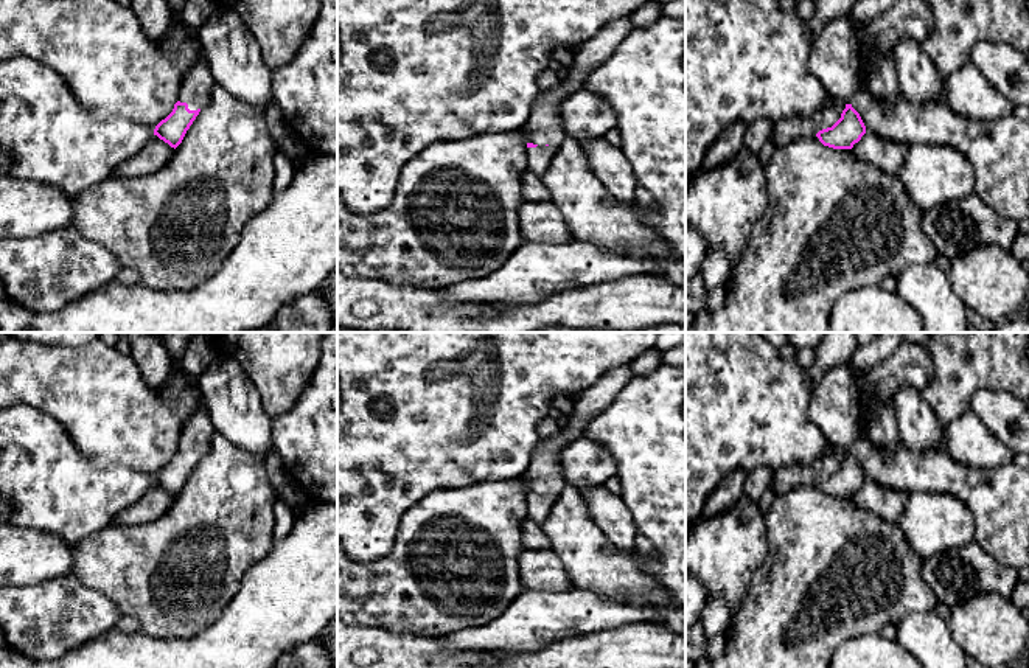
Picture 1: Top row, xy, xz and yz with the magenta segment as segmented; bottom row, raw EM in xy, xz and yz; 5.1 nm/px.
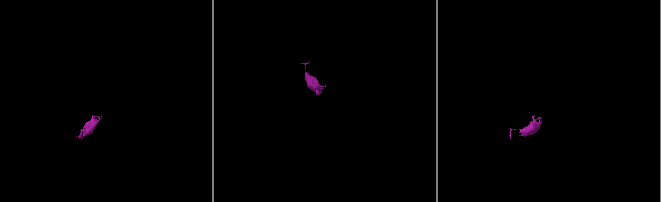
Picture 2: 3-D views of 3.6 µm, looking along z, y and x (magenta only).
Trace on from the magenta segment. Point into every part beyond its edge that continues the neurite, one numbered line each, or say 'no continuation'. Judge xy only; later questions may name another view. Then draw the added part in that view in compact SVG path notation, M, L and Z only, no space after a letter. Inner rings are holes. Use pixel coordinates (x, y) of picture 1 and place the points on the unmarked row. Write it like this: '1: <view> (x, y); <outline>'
1: xy (196, 434); M202 402L183 424L177 449L187 451L190 458L204 457L210 449L213 433L216 433L216 430Z

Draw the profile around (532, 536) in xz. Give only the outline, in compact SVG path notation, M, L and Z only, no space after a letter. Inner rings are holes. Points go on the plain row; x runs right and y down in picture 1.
M528 517L521 522L521 542L525 550L550 550L550 541L544 534L541 525Z

